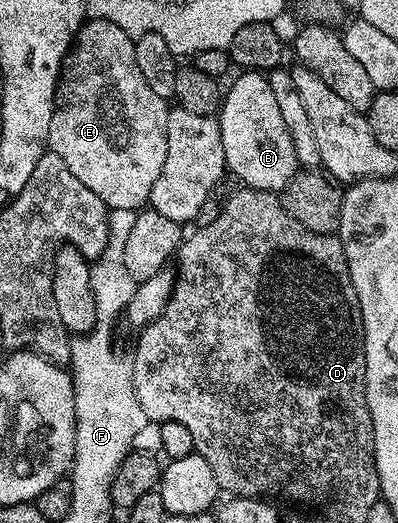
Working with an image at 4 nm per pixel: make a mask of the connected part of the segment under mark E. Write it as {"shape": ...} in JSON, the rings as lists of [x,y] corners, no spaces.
{"shape":[[[88,19],[79,29],[79,33],[75,35],[75,43],[72,44],[71,51],[63,60],[63,68],[59,71],[59,85],[55,87],[55,109],[53,110],[53,118],[49,122],[47,147],[57,154],[57,158],[63,159],[65,166],[69,166],[69,170],[73,170],[73,174],[77,174],[77,178],[81,178],[81,182],[85,182],[85,186],[89,186],[89,190],[93,190],[93,194],[97,194],[97,198],[101,198],[101,202],[105,202],[108,209],[139,210],[150,201],[153,182],[157,182],[157,174],[161,174],[161,166],[165,166],[168,111],[168,101],[160,98],[150,88],[137,66],[135,40],[132,36],[125,34],[125,30],[121,30],[121,26],[117,26],[113,22]]]}

